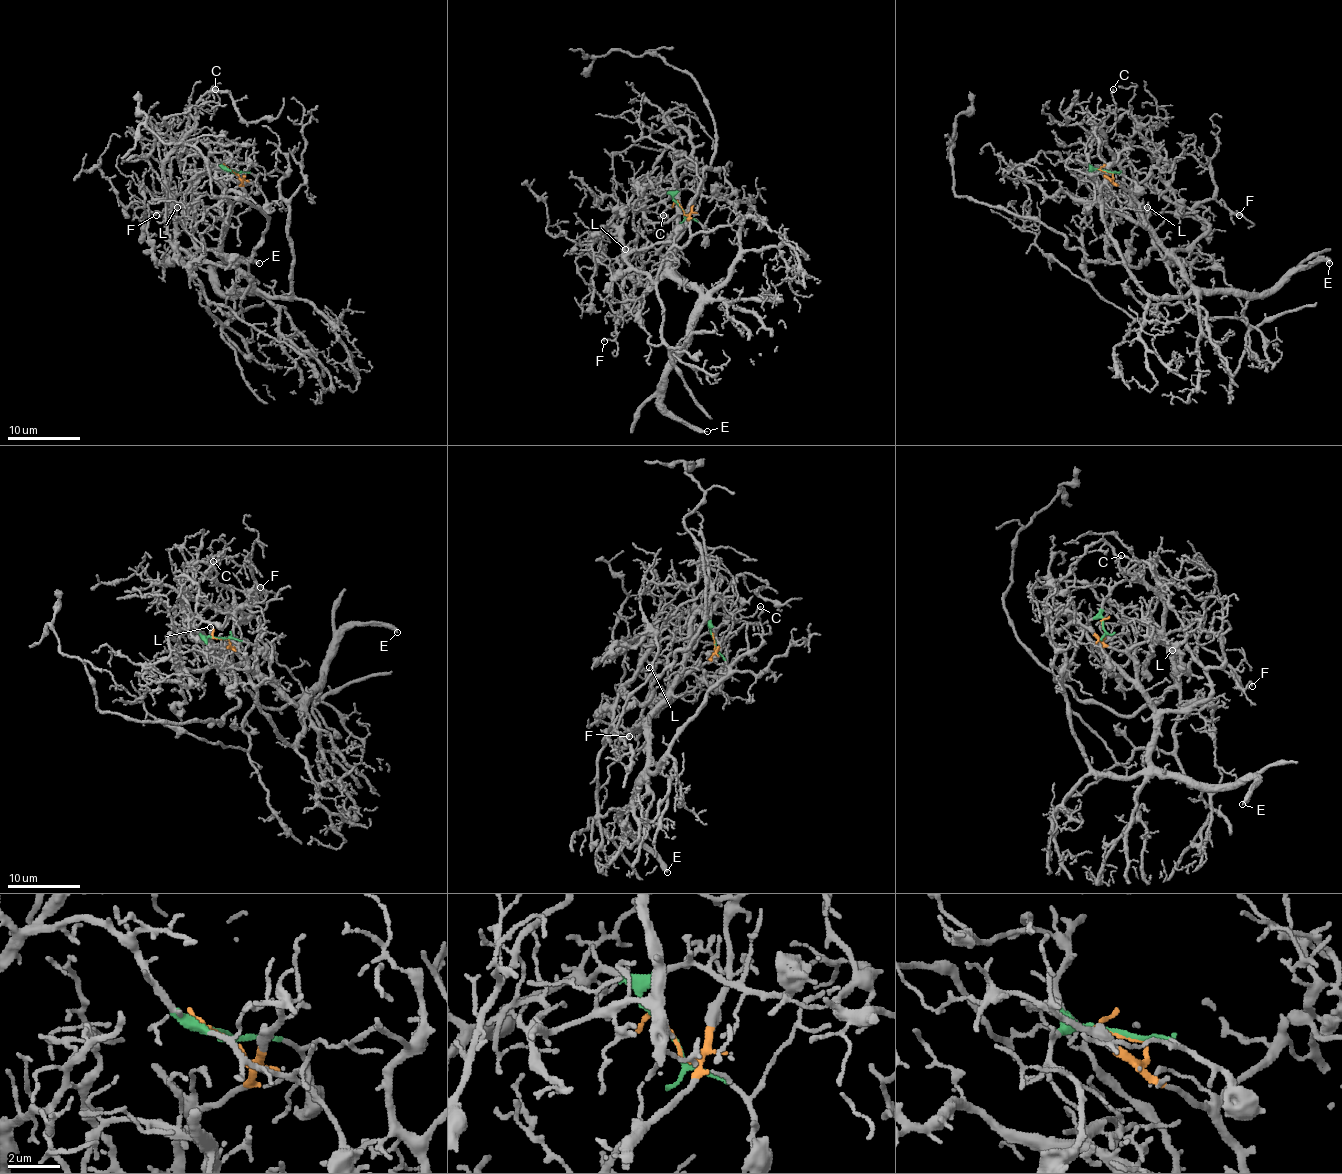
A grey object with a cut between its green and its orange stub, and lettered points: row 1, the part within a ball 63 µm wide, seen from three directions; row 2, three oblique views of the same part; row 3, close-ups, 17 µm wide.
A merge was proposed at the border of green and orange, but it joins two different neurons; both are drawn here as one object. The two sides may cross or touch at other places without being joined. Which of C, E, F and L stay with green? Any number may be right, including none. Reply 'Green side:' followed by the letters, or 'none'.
Green side: C, L

